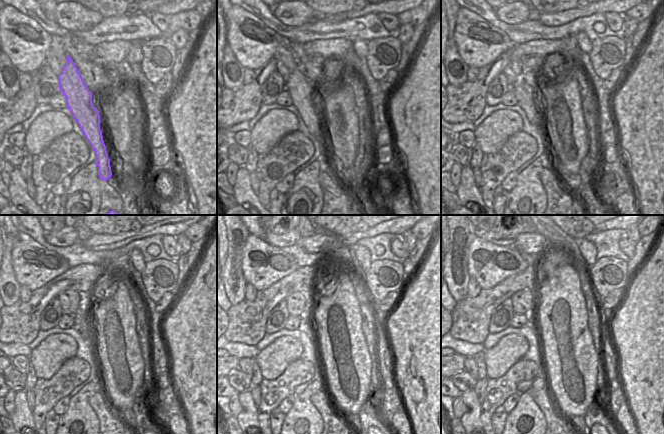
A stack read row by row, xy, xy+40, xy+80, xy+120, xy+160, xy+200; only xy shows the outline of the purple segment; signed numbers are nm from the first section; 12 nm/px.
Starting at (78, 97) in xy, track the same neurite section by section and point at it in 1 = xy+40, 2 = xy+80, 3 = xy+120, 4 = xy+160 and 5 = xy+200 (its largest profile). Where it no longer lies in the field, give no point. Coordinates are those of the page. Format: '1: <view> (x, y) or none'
1: xy+40 (300, 88)
2: xy+80 (524, 86)
3: xy+120 (80, 317)
4: xy+160 (303, 326)
5: xy+200 (529, 313)

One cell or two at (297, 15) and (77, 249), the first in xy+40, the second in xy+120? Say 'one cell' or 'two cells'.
two cells

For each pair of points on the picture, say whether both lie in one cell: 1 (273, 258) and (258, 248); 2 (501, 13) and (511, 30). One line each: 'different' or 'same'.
1: same
2: different

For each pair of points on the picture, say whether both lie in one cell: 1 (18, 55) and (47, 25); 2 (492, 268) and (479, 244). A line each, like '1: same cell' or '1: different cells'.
1: different cells
2: same cell

